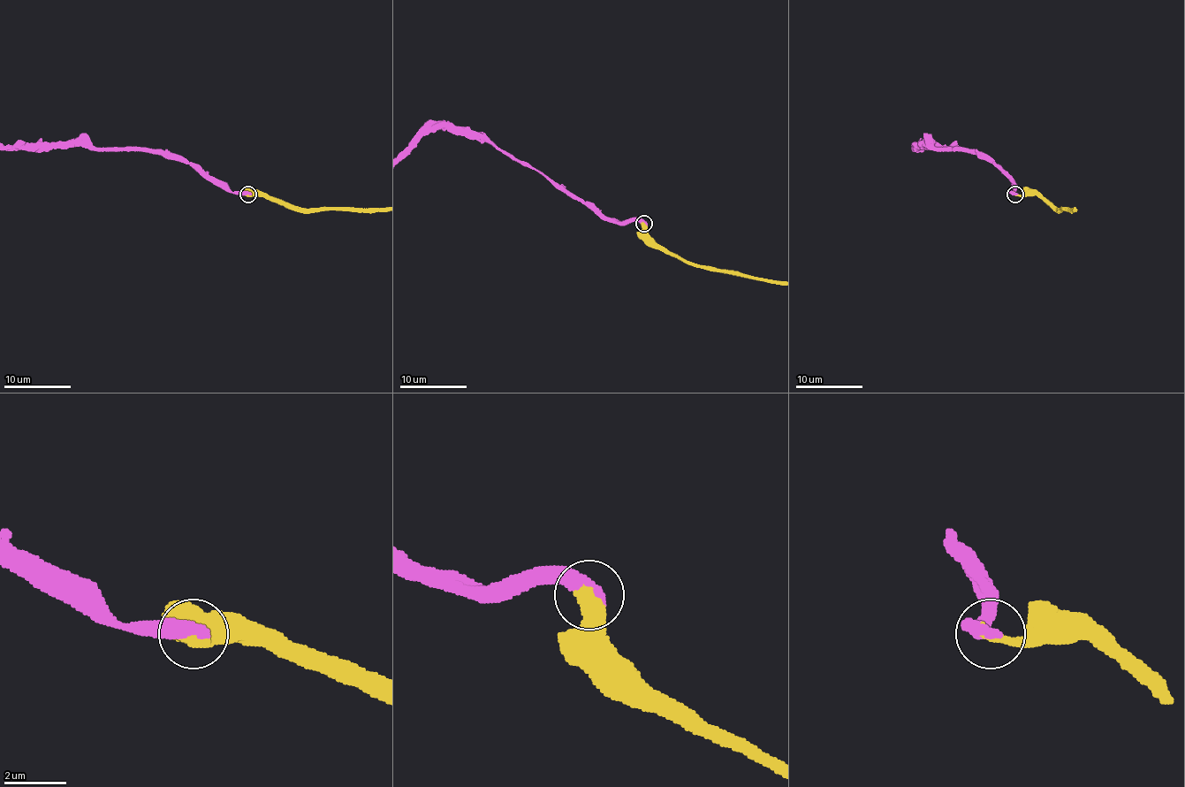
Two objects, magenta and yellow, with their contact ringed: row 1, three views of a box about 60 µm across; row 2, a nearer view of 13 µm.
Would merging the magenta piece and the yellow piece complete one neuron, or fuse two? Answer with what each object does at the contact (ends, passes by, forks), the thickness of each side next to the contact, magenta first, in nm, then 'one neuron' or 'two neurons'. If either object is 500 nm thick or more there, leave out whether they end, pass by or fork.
magenta ends; yellow ends; calibres 440 and 400 nm; one neuron

